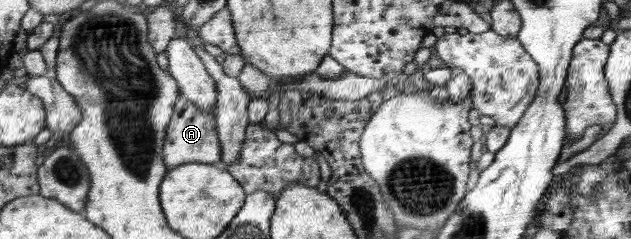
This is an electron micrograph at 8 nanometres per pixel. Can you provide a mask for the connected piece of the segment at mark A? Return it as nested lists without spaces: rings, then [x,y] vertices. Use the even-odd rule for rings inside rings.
[[[183,98],[176,101],[176,112],[168,125],[167,137],[163,148],[165,162],[169,166],[179,166],[188,162],[221,164],[221,145],[212,112],[203,112],[196,104]]]

